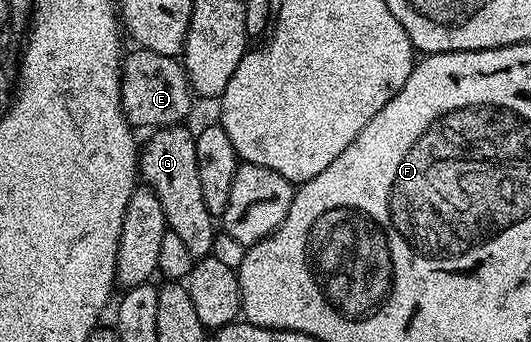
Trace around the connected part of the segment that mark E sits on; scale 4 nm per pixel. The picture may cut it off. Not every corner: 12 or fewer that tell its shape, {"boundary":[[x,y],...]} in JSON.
{"boundary":[[176,57],[123,58],[123,112],[136,130],[183,124],[191,83]]}

